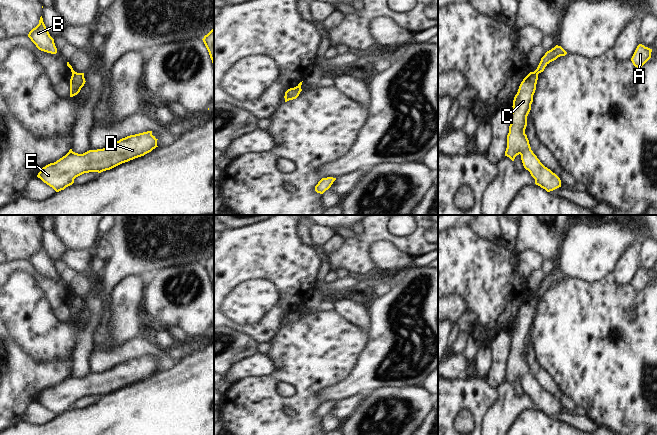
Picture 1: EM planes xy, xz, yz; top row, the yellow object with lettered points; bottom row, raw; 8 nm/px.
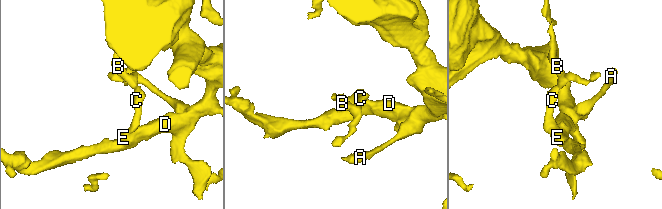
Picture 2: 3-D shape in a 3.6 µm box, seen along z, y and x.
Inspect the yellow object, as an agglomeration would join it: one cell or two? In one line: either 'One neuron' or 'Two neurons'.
Two neurons

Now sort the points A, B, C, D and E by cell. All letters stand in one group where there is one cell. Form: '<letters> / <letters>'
A C D E / B

